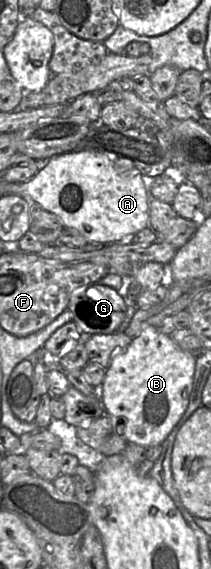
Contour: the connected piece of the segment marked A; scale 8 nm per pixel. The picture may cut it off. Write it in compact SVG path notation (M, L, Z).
M84 150L54 156L47 162L42 163L41 169L38 171L38 173L29 181L22 183L22 189L32 198L34 202L40 204L45 210L58 216L65 227L77 229L92 245L104 246L112 243L126 241L134 234L149 226L148 181L149 180L145 178L140 169L136 167L136 165L128 158L119 156L113 152Z

